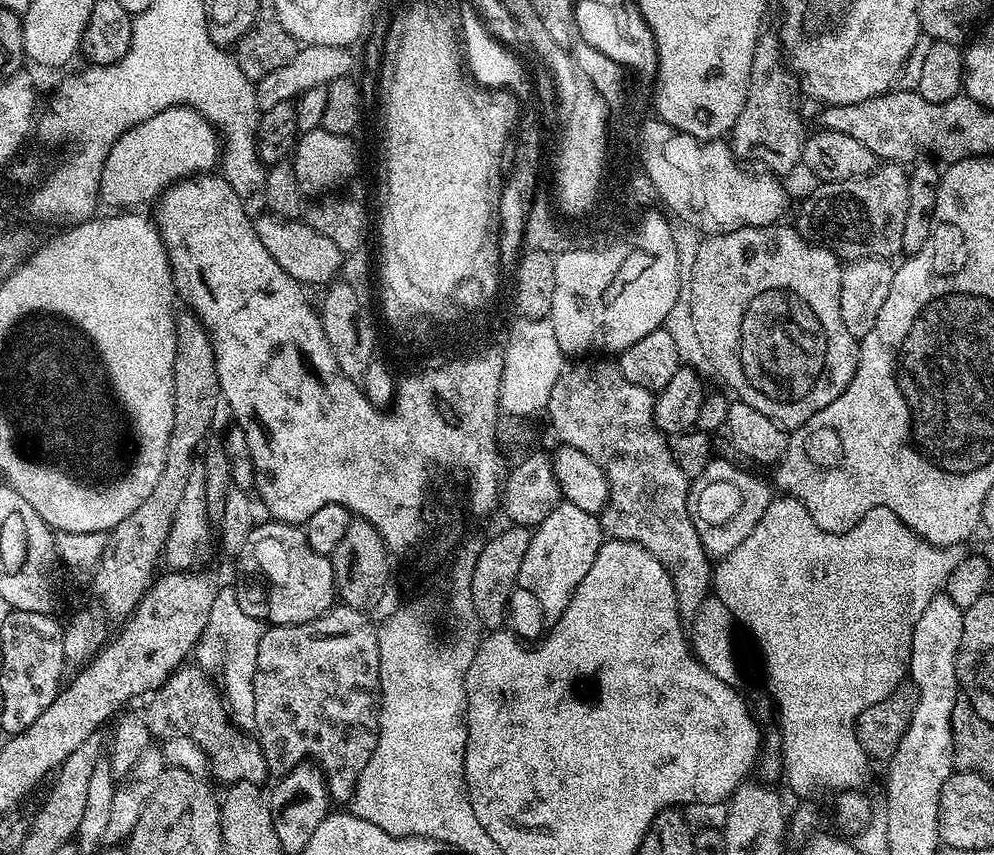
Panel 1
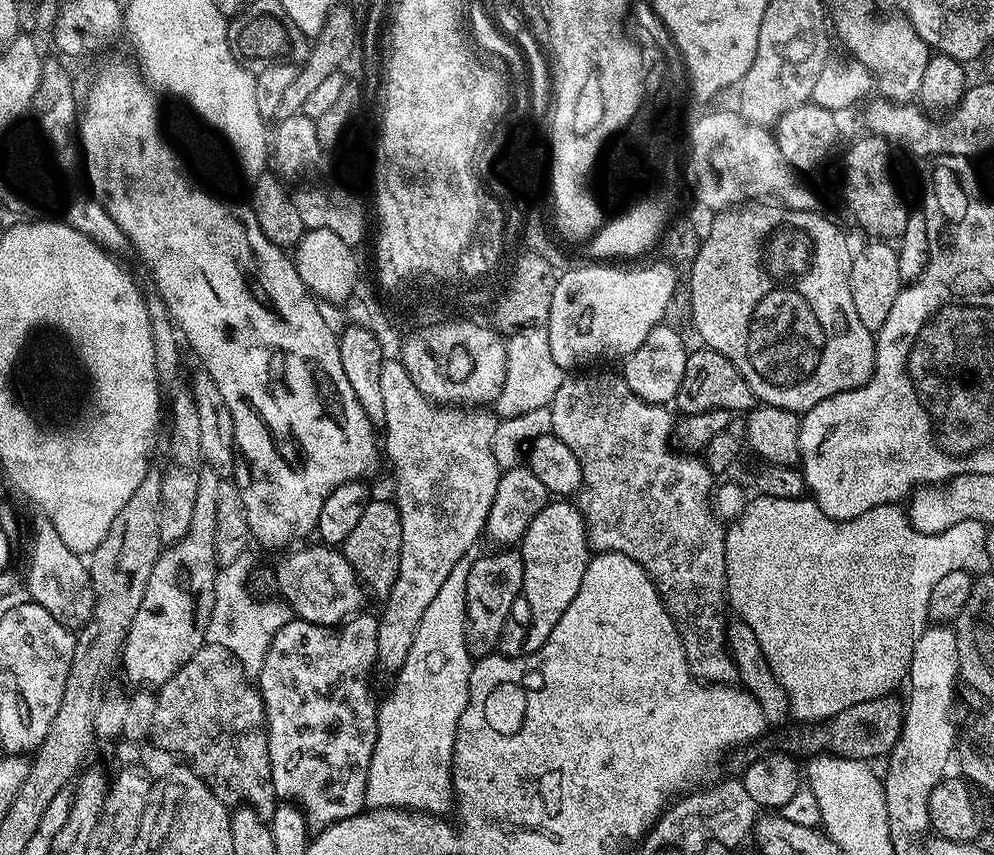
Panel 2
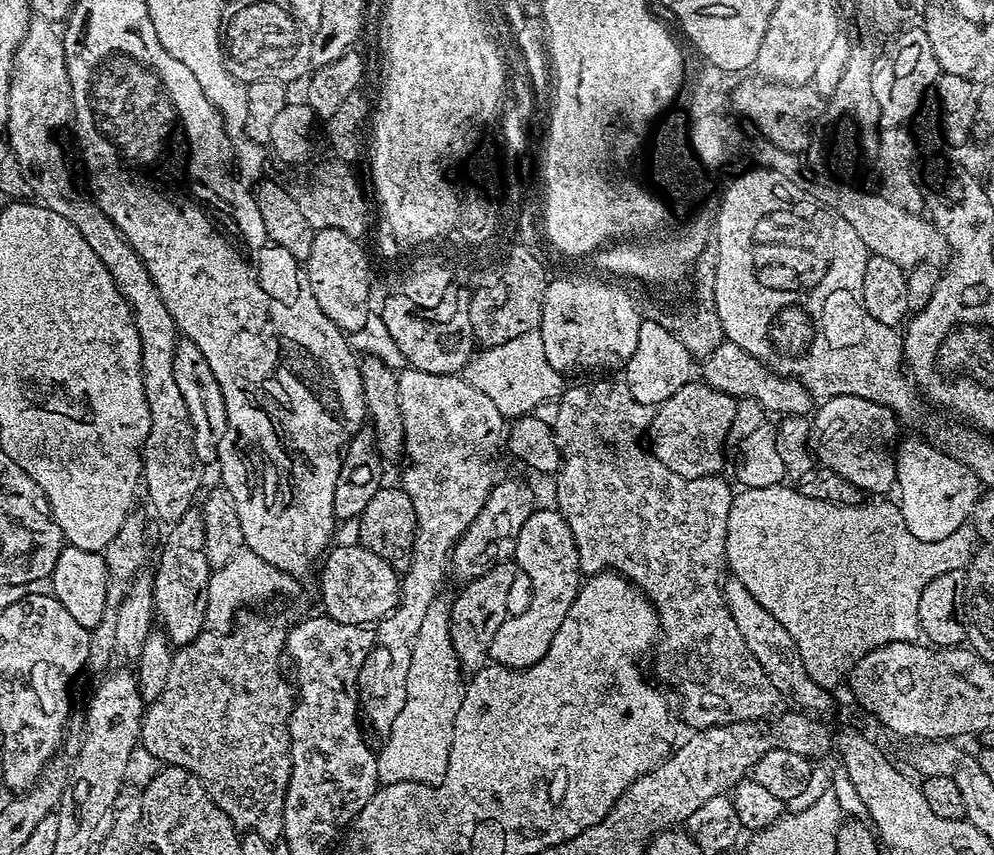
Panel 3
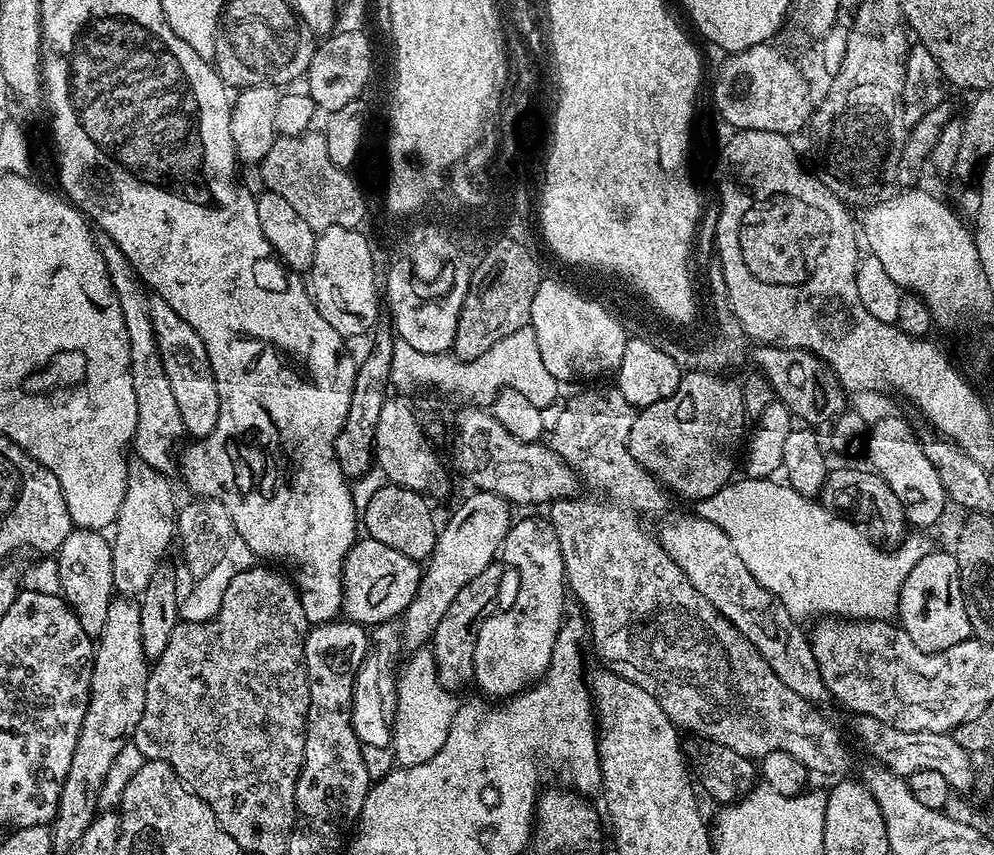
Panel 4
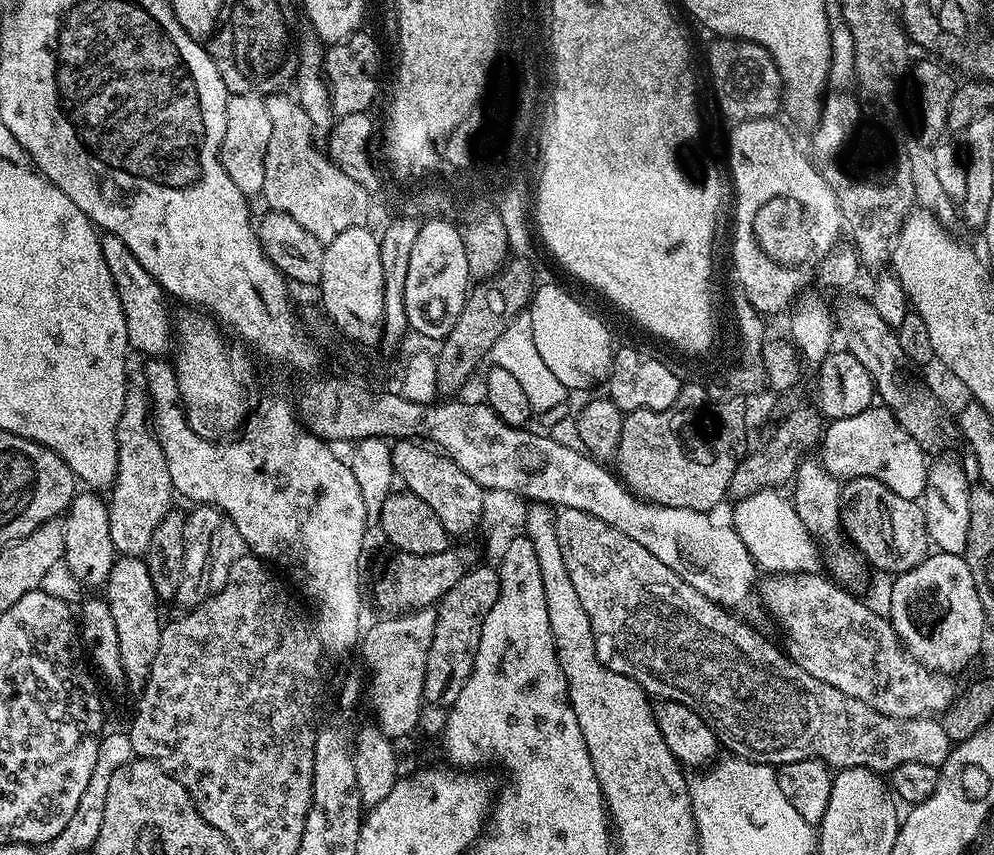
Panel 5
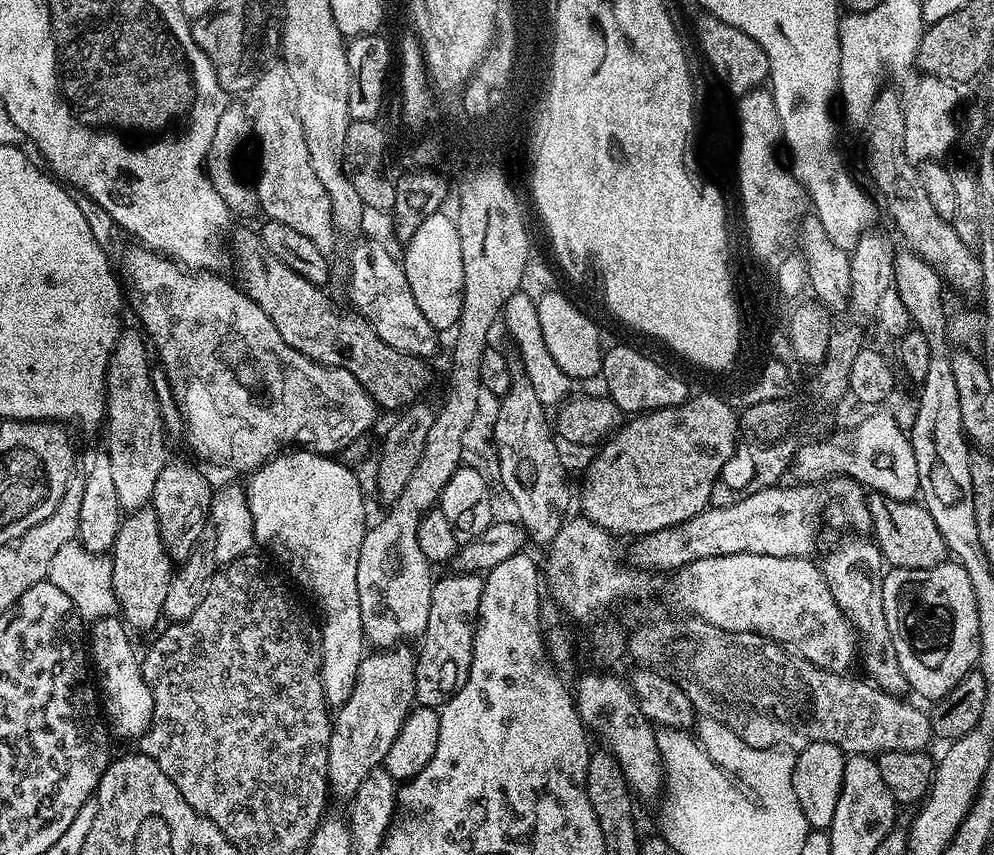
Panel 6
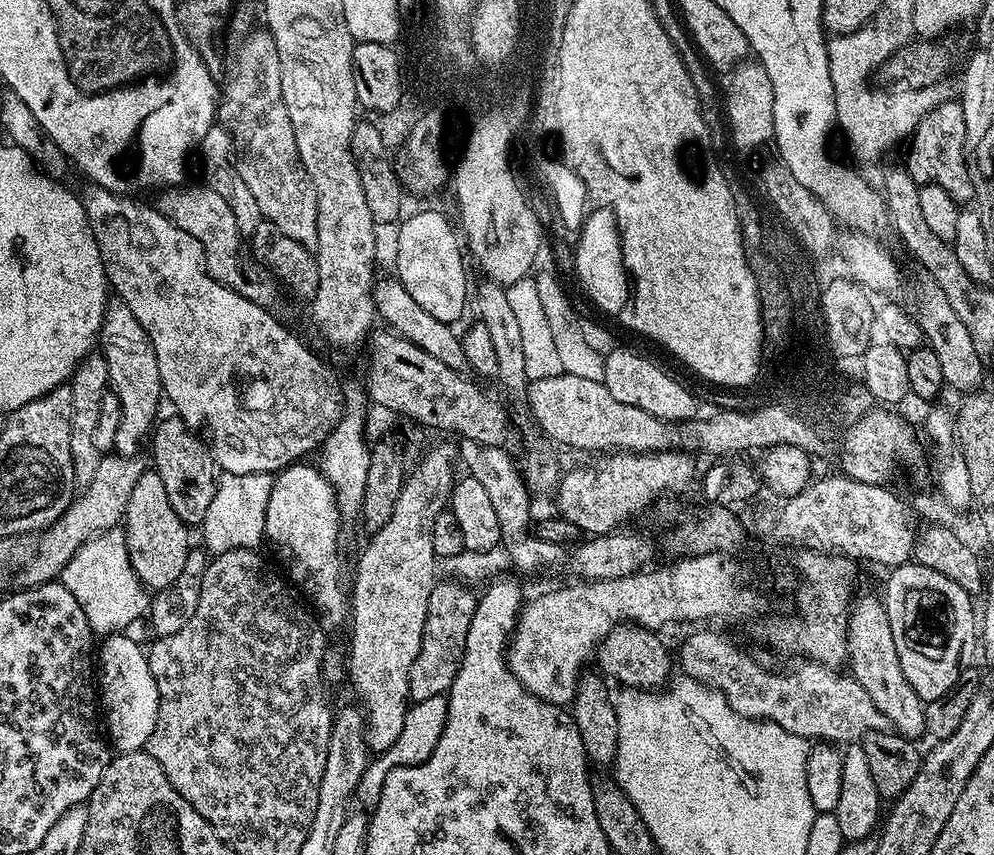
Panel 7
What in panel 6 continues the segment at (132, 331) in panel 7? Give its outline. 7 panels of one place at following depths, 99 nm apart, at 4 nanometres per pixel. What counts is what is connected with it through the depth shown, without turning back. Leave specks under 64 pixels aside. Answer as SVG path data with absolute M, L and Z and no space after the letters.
M121 331L112 356L108 359L105 401L106 451L110 458L108 469L120 507L128 512L149 505L158 475L168 463L166 436L160 417L161 397L156 396L156 388L152 385L152 368L148 365L149 349L145 337L139 331L136 332Z

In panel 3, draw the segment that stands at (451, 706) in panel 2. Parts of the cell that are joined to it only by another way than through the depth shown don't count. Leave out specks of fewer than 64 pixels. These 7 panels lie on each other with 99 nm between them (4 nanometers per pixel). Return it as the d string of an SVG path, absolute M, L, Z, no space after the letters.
M437 598L430 602L430 610L426 610L422 617L422 626L418 629L418 638L414 638L414 650L410 654L410 674L406 674L404 683L406 702L398 718L394 718L392 729L383 737L384 745L376 752L381 785L407 780L438 784L446 776L454 738L454 718L458 718L458 706L462 706L466 687L450 642L451 613L451 603Z

